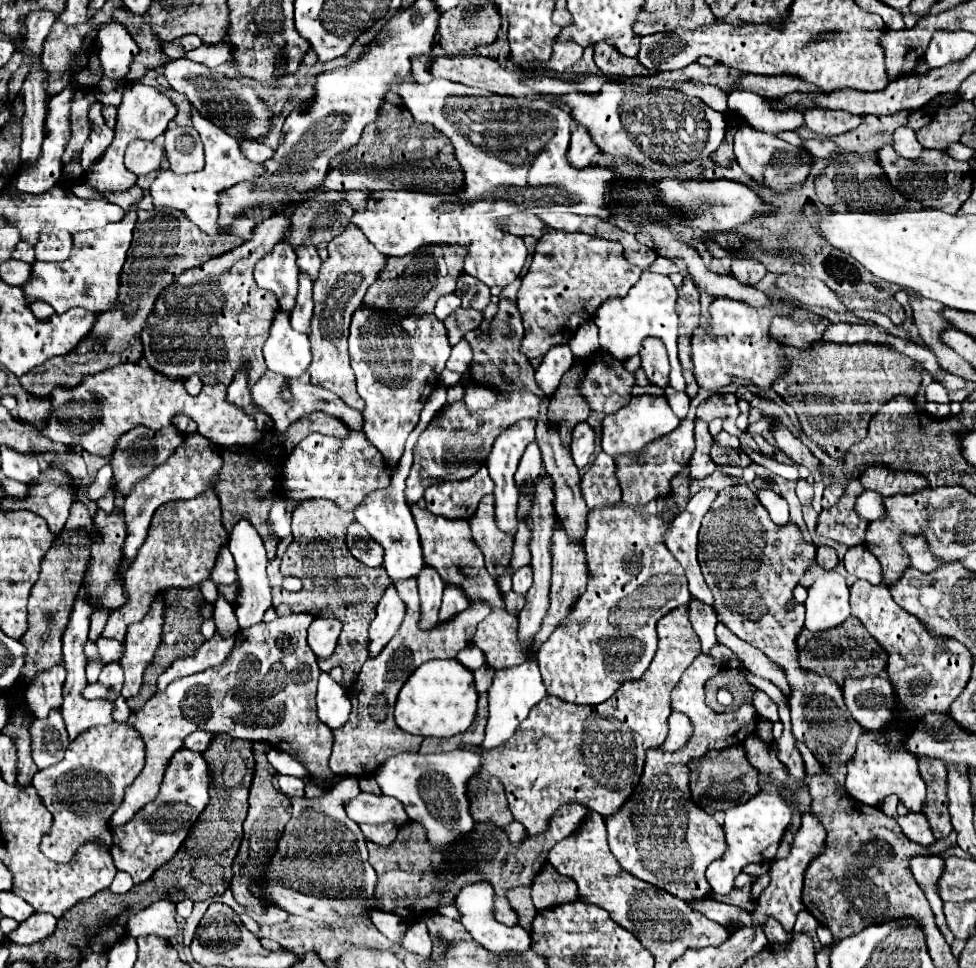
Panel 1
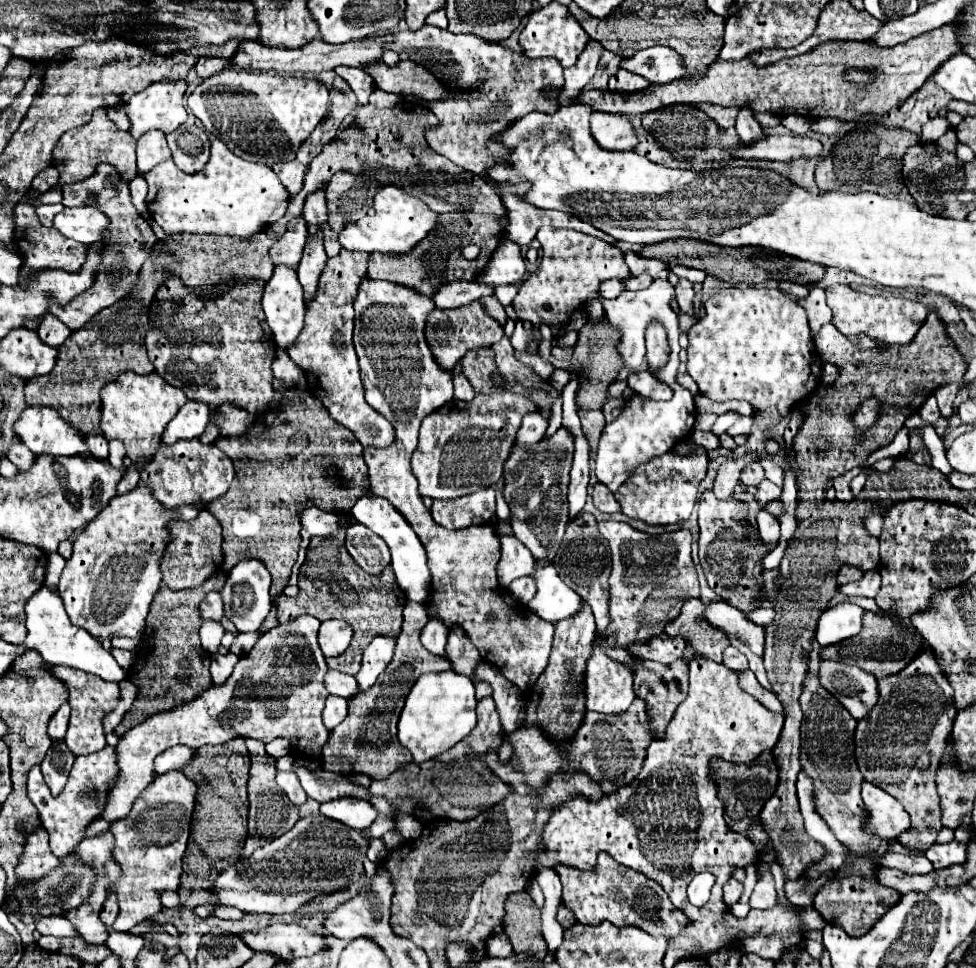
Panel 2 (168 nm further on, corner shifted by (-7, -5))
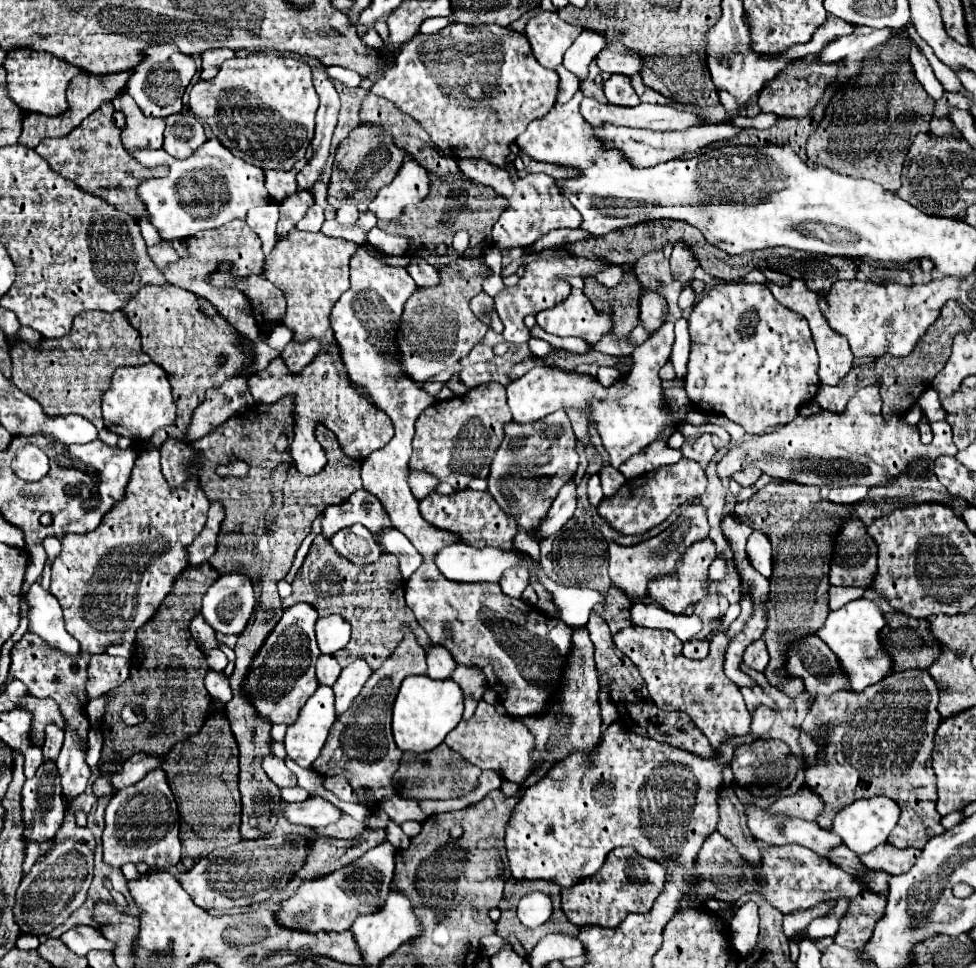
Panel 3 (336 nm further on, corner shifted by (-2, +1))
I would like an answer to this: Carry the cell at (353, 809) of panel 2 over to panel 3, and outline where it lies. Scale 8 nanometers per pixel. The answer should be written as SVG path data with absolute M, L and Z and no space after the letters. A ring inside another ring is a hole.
M308 797L302 803L288 803L282 815L292 825L324 827L340 819L340 809L322 797Z

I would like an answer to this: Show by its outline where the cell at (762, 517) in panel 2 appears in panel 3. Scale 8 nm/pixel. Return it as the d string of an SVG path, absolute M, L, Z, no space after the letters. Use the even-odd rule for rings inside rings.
M754 531L748 537L746 553L748 553L748 561L752 563L752 567L760 575L770 579L770 575L772 575L772 547L770 547L768 537L762 531Z

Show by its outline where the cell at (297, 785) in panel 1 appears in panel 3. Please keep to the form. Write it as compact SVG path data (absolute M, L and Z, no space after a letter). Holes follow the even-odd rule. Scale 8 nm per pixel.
M270 753L264 761L262 761L262 769L264 773L278 785L278 787L294 787L296 785L296 775L286 767L286 763L276 757L274 753Z

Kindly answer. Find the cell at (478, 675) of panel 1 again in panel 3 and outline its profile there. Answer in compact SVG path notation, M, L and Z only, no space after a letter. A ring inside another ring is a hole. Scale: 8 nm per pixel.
M464 665L456 667L452 679L460 685L460 689L464 693L464 715L462 715L462 719L468 721L474 715L474 709L476 709L480 697L488 689L486 679L484 679L480 669L470 669L470 667L464 667Z

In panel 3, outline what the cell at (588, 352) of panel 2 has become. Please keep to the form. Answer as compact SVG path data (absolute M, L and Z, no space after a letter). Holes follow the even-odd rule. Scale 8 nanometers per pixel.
M624 275L622 283L614 289L590 287L584 279L584 293L590 297L594 307L608 313L614 321L614 335L626 337L640 323L640 291L642 285L636 275Z

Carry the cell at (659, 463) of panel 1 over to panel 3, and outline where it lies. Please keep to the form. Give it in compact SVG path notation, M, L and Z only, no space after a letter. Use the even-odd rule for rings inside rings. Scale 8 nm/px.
M682 458L678 463L660 469L652 475L626 481L616 495L604 499L598 505L598 515L622 535L642 535L652 527L660 525L670 513L684 505L686 501L700 497L706 491L706 473L704 469L690 459Z

